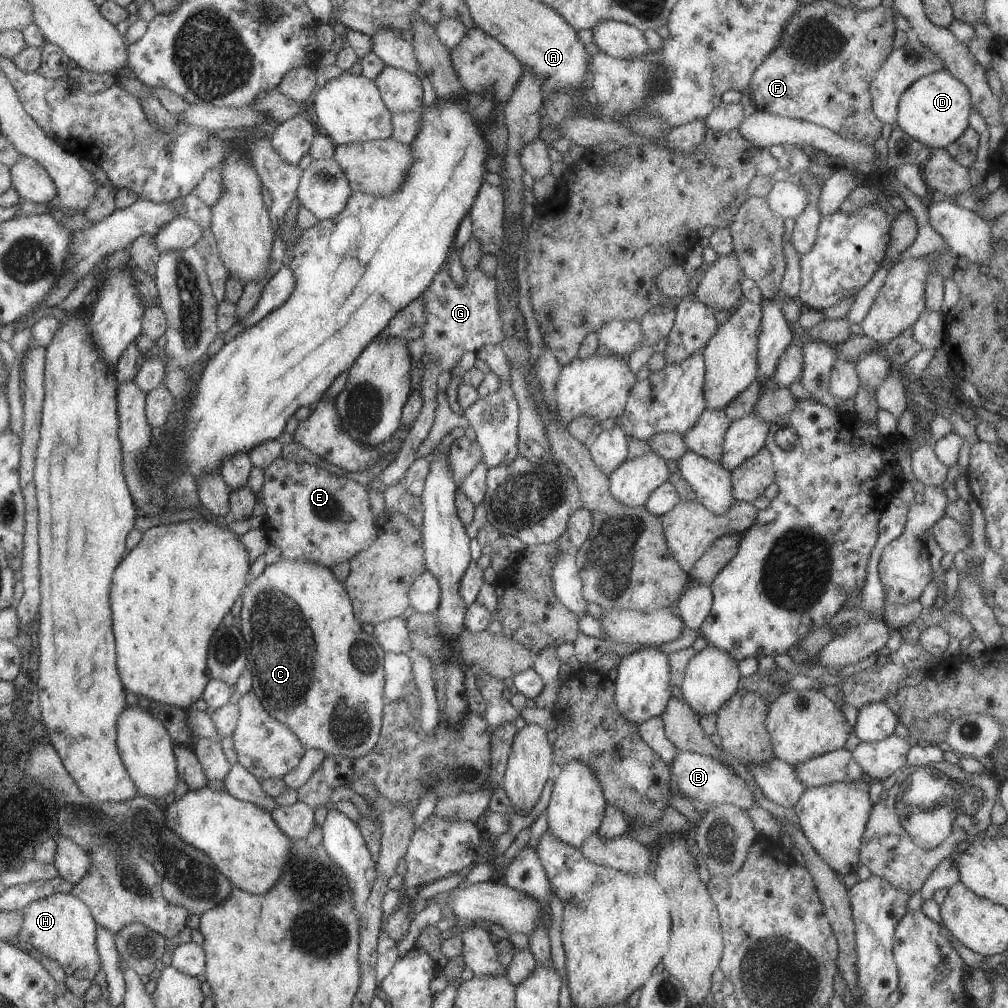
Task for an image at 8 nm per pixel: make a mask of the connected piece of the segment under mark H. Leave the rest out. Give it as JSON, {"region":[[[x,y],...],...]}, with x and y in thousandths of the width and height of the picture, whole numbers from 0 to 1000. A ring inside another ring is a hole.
{"region":[[[55,886],[26,897],[20,902],[22,916],[18,925],[17,934],[21,938],[29,937],[38,942],[43,949],[54,952],[63,962],[65,968],[73,968],[77,971],[86,971],[92,974],[92,969],[99,964],[99,952],[94,938],[95,915],[86,899],[75,889],[68,886]]]}

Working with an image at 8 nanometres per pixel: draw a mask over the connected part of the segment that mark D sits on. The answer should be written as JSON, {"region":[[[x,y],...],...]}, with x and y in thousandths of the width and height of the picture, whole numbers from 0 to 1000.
{"region":[[[937,67],[912,76],[900,89],[894,92],[891,106],[889,123],[905,138],[911,139],[914,143],[923,148],[937,148],[940,143],[949,139],[960,126],[959,117],[963,113],[962,93],[959,87],[946,75],[943,75]]]}

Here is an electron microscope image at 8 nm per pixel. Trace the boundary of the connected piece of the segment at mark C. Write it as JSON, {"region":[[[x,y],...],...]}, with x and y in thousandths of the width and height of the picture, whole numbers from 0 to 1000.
{"region":[[[278,553],[275,558],[263,562],[254,573],[247,573],[239,585],[239,599],[239,619],[237,619],[239,629],[243,633],[247,633],[251,629],[251,637],[247,637],[247,649],[245,649],[247,665],[249,665],[249,673],[251,673],[249,685],[255,690],[255,694],[263,706],[286,720],[304,743],[314,743],[323,749],[336,749],[345,753],[353,753],[364,748],[374,736],[379,715],[379,700],[384,696],[380,685],[381,645],[369,631],[365,631],[358,624],[358,620],[349,606],[349,599],[341,579],[329,568],[329,564],[311,557],[287,556]]]}

